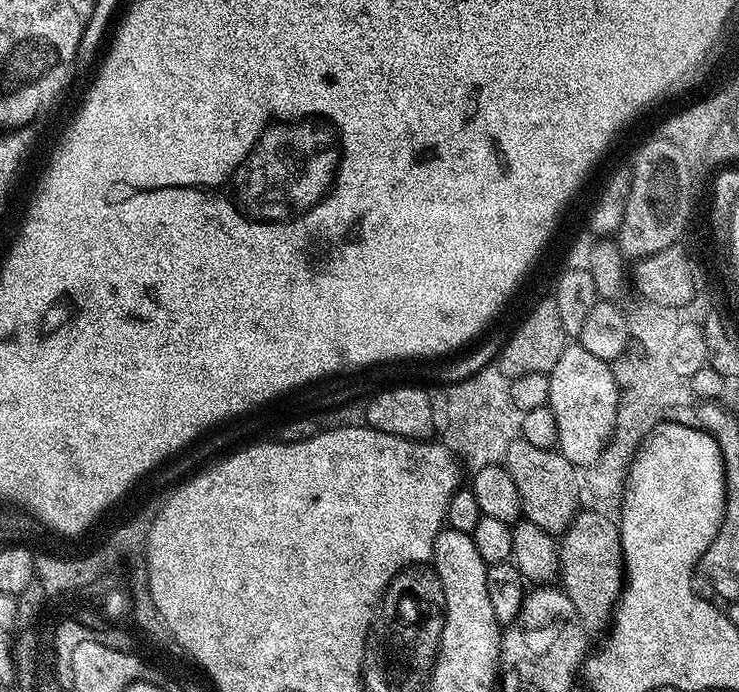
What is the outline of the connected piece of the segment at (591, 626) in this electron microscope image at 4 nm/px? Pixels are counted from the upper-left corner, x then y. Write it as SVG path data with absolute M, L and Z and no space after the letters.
M581 509L561 535L558 547L561 589L573 602L585 631L602 630L611 621L623 588L619 525L605 513Z

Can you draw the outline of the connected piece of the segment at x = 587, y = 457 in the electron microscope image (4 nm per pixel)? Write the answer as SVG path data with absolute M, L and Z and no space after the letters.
M550 382L547 407L551 409L556 423L558 451L573 466L592 464L602 454L616 426L619 402L620 398L610 398L606 388L600 390L596 386L588 386L586 390L586 382Z

